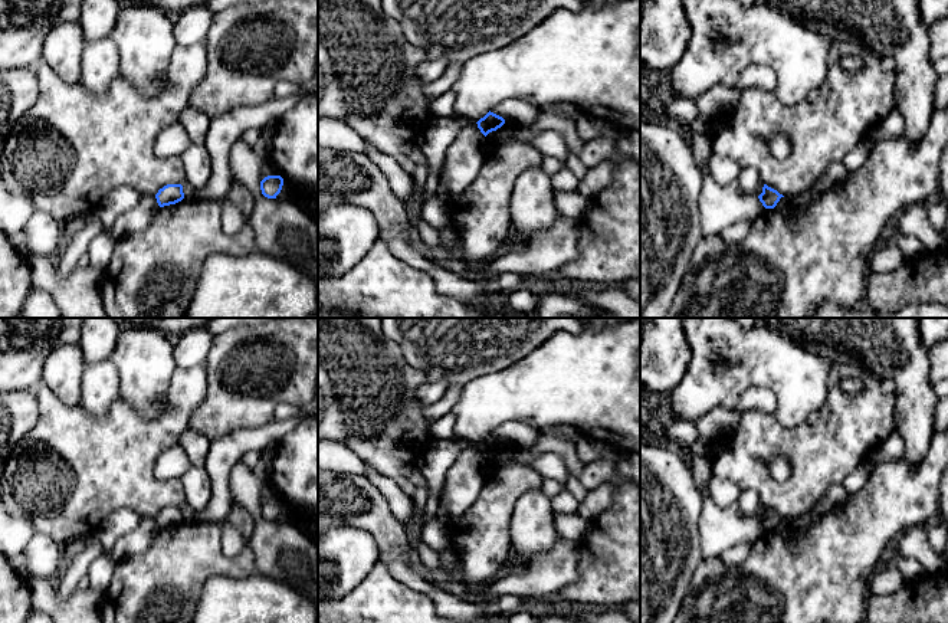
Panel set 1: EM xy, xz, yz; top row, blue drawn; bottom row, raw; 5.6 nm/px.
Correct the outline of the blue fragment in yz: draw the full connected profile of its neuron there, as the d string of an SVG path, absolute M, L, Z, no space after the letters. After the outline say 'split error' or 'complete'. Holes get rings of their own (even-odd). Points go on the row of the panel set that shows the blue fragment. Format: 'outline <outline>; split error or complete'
outline M764 184L762 193L758 196L765 209L774 209L781 197L784 196L780 194L777 190L768 187L767 184Z; complete

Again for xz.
outline M489 111L476 124L478 124L478 128L480 129L480 132L486 137L489 132L501 128L505 124L505 119Z; complete

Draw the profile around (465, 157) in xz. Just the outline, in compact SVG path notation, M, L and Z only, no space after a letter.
M476 122L465 125L447 148L439 171L436 196L447 203L462 194L478 177L488 158L485 135Z

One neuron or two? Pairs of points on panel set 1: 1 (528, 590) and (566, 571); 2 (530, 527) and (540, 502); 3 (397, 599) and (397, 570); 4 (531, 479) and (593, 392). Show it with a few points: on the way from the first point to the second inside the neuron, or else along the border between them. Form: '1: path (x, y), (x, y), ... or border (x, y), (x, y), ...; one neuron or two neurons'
1: path (537, 583), (550, 571), (557, 571); one neuron
2: path (532, 521), (534, 508); one neuron
3: border (379, 560), (393, 576), (427, 596); two neurons
4: border (555, 425), (538, 429); two neurons

